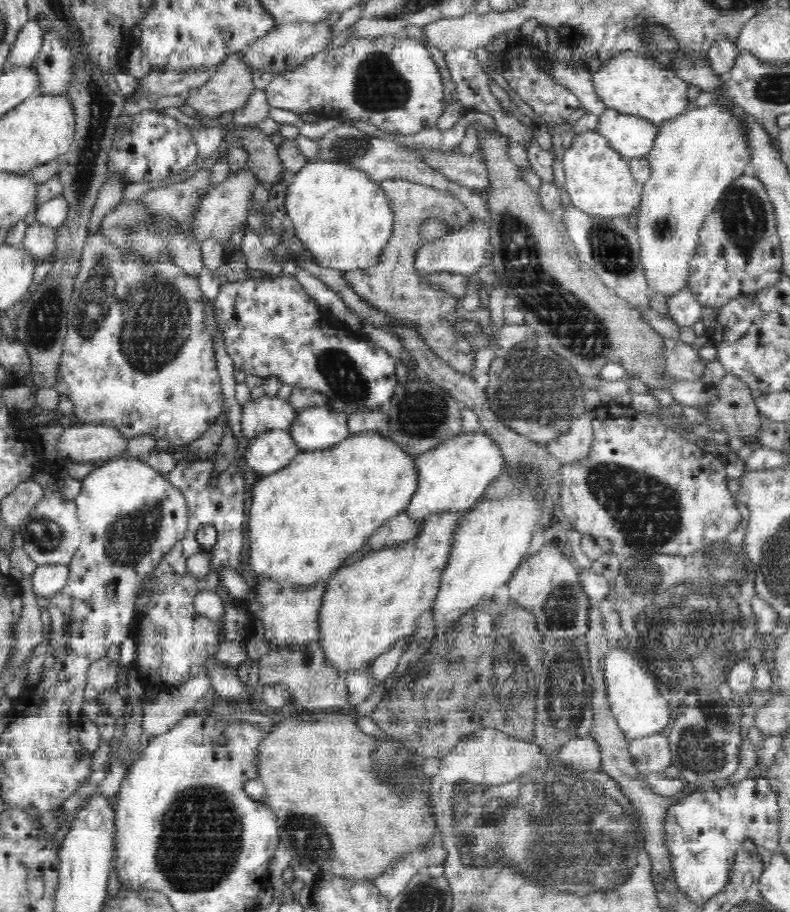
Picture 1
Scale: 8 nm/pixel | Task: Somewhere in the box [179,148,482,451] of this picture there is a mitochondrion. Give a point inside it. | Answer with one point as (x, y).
(422, 415)

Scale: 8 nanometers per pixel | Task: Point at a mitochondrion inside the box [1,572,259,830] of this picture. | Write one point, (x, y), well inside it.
(130, 728)

